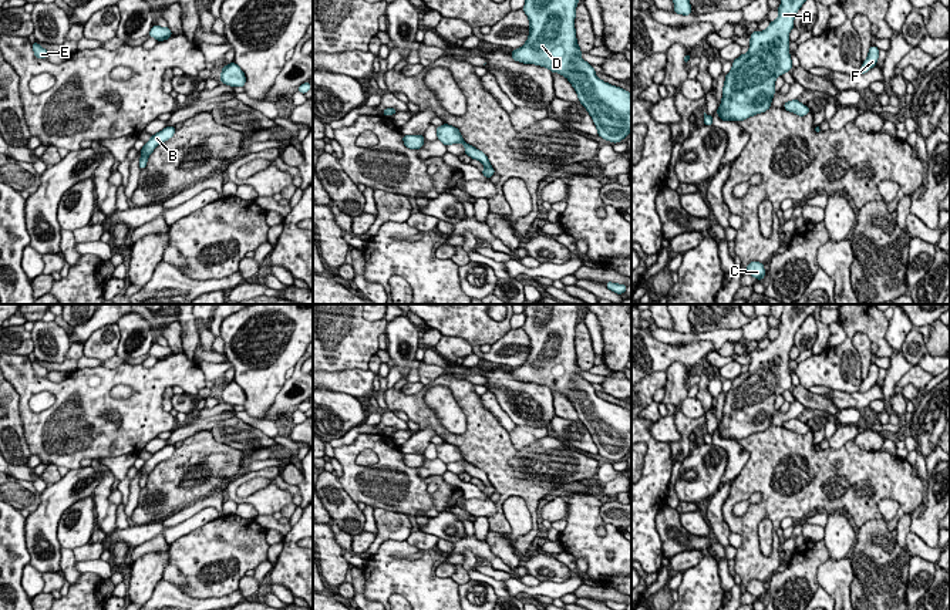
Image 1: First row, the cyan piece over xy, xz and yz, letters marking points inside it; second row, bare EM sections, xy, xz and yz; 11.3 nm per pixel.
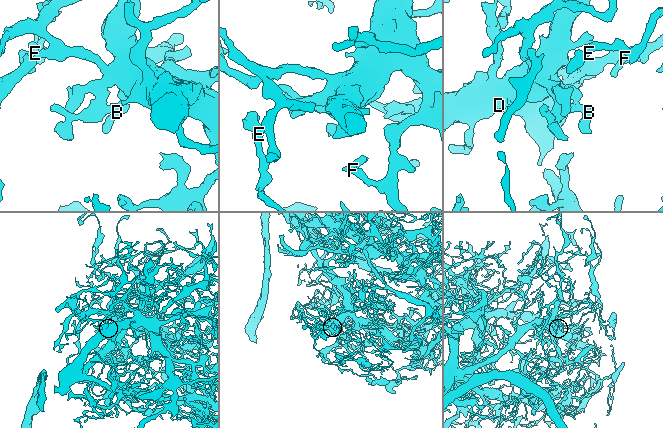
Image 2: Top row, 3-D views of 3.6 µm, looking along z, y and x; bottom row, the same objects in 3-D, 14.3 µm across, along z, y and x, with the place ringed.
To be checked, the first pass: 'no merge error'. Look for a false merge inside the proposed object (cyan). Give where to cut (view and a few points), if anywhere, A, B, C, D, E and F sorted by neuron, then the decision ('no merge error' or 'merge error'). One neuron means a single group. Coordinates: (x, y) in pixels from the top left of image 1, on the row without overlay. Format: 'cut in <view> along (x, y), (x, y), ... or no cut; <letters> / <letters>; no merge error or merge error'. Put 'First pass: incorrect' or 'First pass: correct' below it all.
no cut; A B C D E F; no merge error
First pass: correct

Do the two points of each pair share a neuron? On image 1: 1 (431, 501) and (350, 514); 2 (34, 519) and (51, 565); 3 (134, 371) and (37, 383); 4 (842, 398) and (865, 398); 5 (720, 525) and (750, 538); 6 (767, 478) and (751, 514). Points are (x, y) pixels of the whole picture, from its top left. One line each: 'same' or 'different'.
1: different
2: same
3: same
4: same
5: different
6: same

